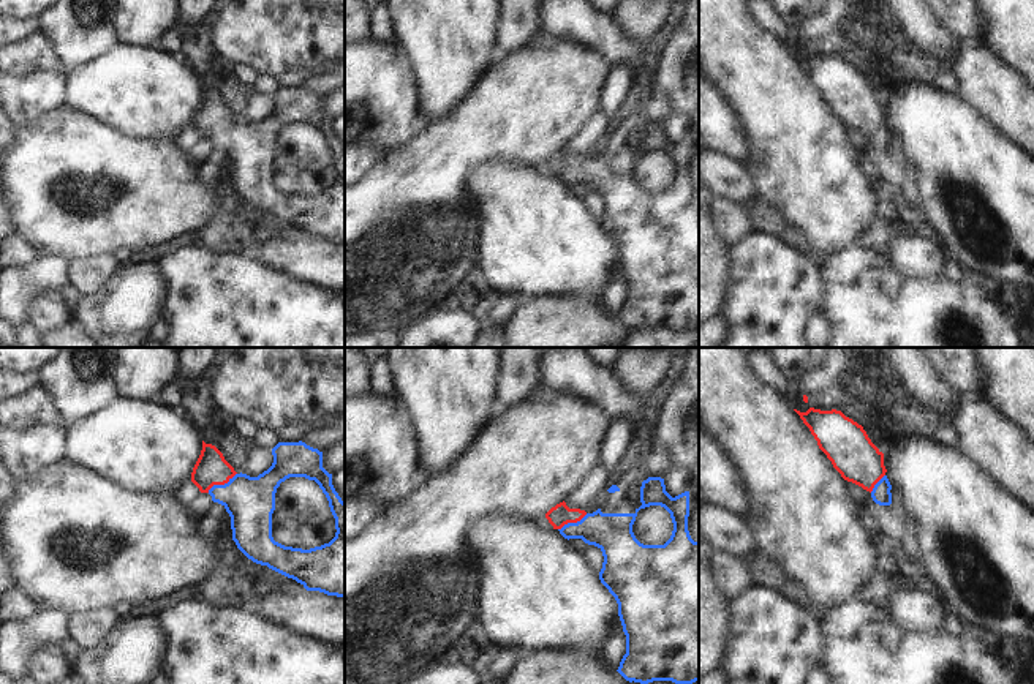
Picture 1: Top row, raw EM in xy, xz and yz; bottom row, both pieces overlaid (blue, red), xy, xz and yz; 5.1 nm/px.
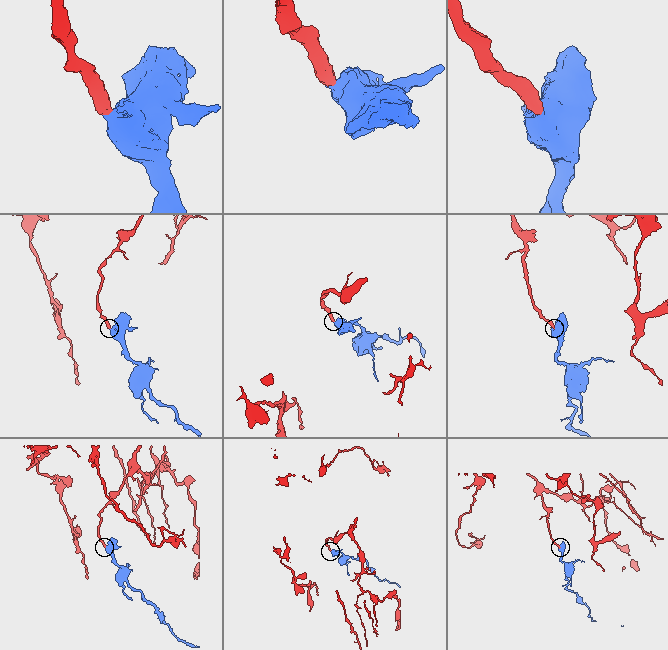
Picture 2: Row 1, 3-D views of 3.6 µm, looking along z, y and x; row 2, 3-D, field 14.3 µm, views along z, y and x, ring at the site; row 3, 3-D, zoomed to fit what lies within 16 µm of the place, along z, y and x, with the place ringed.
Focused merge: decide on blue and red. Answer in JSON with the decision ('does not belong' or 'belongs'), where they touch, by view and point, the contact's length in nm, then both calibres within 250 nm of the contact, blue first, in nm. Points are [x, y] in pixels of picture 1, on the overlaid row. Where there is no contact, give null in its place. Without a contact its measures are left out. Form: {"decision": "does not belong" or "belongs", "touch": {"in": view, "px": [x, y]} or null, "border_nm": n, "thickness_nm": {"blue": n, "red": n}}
{"decision": "belongs", "touch": {"in": "xy", "px": [222, 485]}, "border_nm": 180, "thickness_nm": {"blue": 260, "red": 160}}

